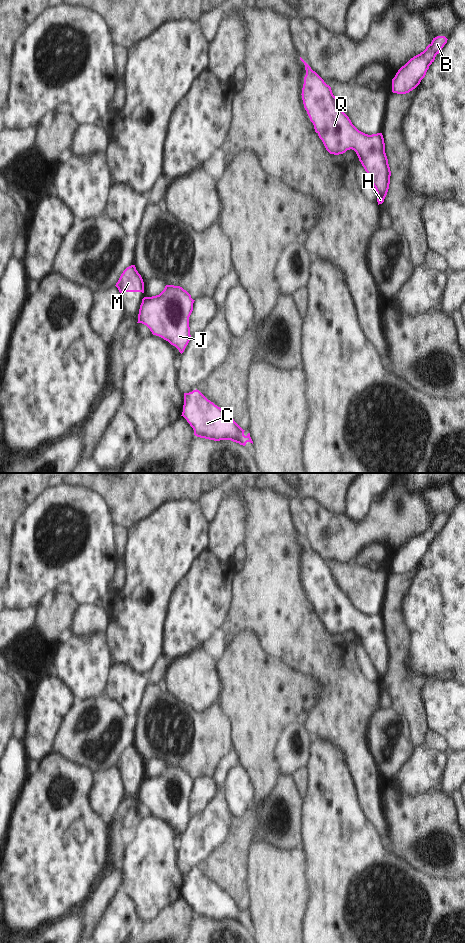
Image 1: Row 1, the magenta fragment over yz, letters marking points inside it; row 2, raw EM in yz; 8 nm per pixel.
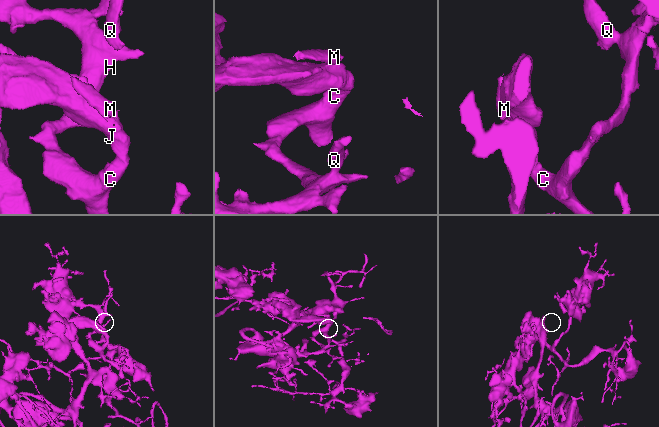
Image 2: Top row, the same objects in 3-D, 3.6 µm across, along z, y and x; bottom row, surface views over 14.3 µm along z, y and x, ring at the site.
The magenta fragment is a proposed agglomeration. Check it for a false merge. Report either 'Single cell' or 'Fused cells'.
Fused cells.

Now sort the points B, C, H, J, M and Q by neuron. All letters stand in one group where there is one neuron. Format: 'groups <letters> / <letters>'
groups B C H J Q / M

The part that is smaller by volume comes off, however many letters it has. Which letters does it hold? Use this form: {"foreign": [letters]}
{"foreign": ["M"]}

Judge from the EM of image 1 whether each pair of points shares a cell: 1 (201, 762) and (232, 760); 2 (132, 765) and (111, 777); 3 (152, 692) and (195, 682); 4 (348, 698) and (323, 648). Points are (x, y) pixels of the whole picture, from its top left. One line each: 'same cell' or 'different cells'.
1: different cells
2: different cells
3: different cells
4: same cell

